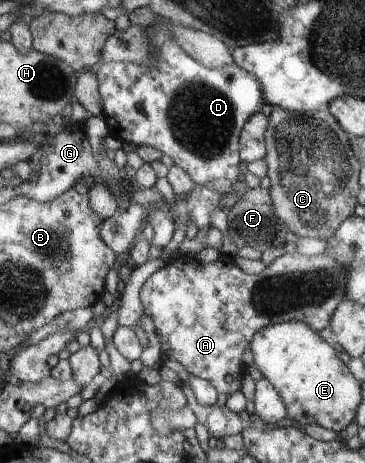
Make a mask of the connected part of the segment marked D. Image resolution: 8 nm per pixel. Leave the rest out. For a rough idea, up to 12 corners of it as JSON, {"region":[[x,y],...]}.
{"region":[[167,23],[155,65],[95,68],[108,135],[238,189],[262,83],[207,69]]}

